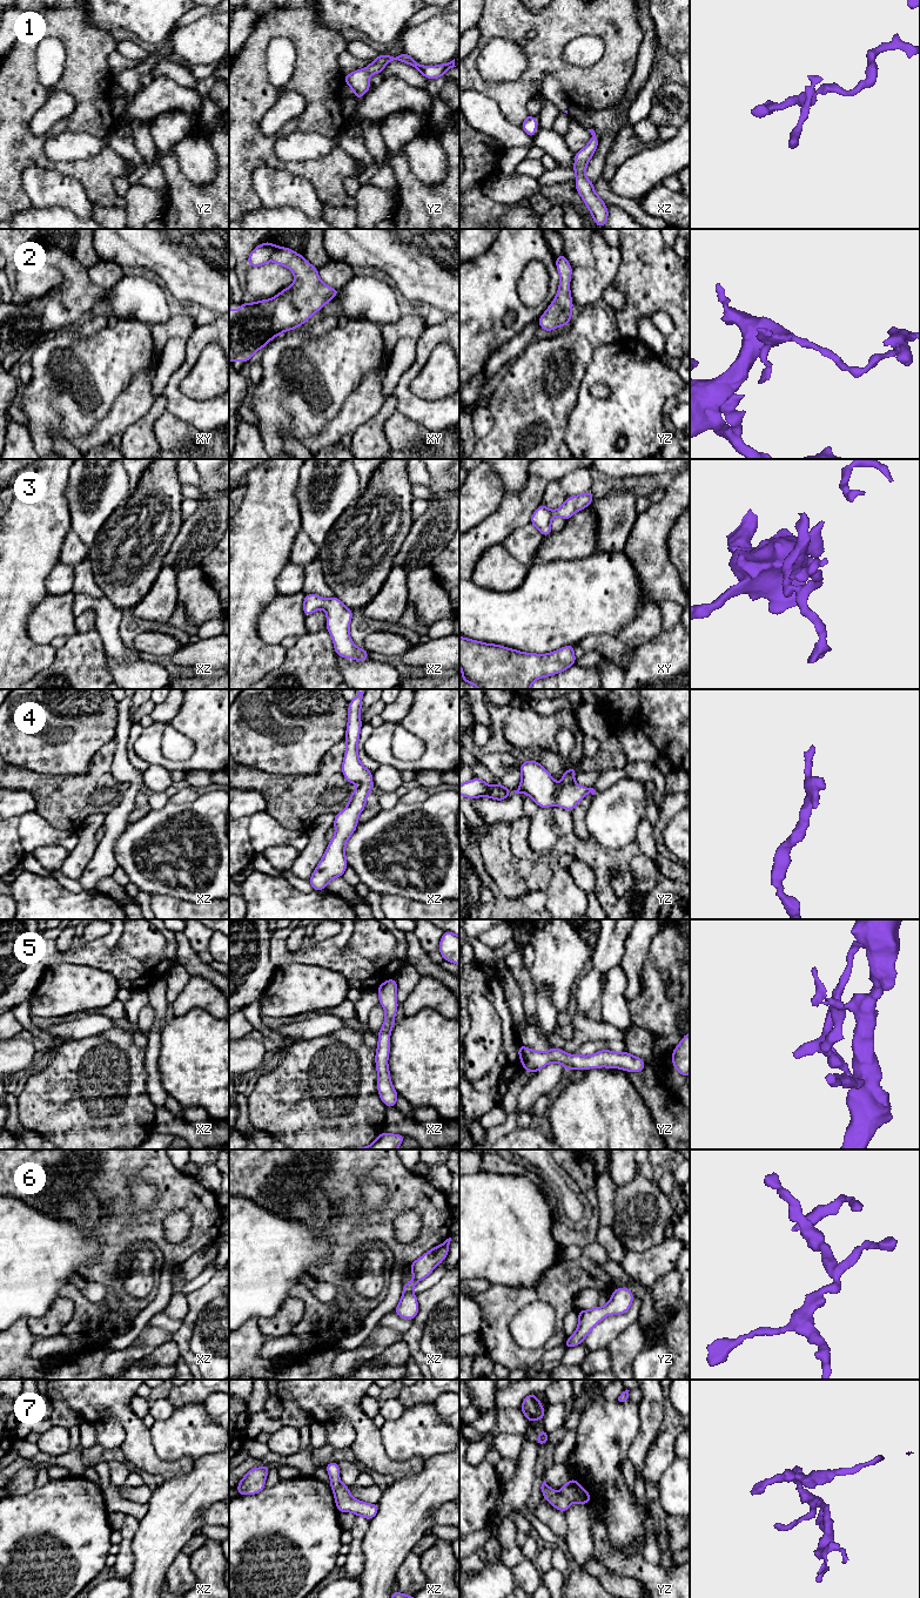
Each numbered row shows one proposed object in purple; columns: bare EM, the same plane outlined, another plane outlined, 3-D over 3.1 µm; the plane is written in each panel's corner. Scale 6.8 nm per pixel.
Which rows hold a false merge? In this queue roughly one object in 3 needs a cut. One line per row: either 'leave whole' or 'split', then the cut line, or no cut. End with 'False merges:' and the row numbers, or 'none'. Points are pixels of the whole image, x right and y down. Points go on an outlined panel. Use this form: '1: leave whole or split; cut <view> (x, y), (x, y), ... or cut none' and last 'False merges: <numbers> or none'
1: leave whole; cut none
2: leave whole; cut none
3: leave whole; cut none
4: leave whole; cut none
5: leave whole; cut none
6: leave whole; cut none
7: split; cut yz (559, 1495), (571, 1502)
False merges: 7

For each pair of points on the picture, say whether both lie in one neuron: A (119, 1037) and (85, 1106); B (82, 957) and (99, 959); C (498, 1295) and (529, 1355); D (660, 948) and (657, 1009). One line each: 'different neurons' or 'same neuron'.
A: same neuron
B: same neuron
C: same neuron
D: same neuron

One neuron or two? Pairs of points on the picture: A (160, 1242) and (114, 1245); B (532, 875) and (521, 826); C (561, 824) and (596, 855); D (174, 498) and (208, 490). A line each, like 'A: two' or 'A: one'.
A: one
B: two
C: two
D: two

